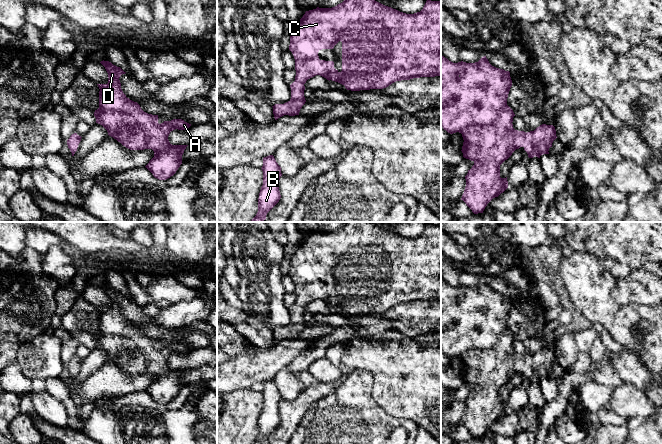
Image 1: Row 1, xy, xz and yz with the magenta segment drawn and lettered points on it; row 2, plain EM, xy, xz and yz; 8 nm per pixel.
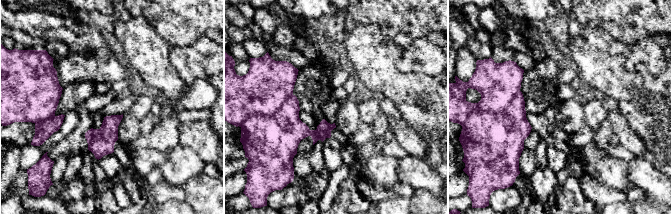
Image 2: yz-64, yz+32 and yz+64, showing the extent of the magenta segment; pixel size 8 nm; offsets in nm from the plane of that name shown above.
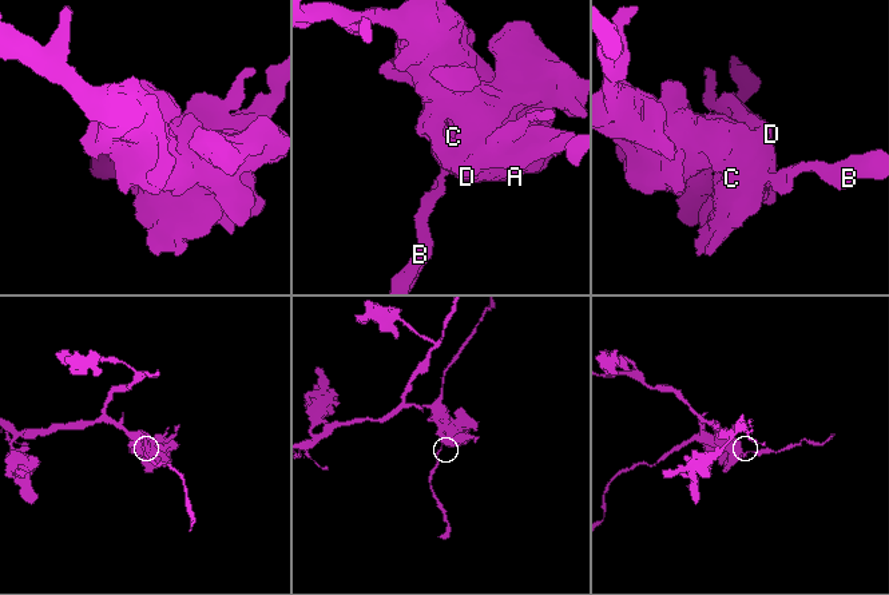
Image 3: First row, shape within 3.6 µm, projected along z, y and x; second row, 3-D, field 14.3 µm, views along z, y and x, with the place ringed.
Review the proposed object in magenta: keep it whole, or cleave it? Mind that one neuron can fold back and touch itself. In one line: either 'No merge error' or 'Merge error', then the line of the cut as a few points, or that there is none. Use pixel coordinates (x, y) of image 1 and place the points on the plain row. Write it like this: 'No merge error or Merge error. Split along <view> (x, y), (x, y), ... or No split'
No merge error. No split

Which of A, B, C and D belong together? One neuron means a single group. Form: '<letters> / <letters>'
A B C D

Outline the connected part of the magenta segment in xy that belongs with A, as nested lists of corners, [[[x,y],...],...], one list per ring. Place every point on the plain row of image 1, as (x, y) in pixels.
[[[103,284],[100,287],[105,291],[109,303],[107,308],[97,308],[100,315],[99,332],[94,336],[96,347],[102,349],[109,360],[130,374],[152,373],[154,381],[145,391],[159,404],[170,402],[182,388],[182,379],[188,369],[172,369],[168,360],[175,353],[187,354],[191,348],[182,343],[173,343],[159,348],[158,339],[144,336],[137,326],[130,324],[123,317],[119,302],[126,296],[109,285]]]

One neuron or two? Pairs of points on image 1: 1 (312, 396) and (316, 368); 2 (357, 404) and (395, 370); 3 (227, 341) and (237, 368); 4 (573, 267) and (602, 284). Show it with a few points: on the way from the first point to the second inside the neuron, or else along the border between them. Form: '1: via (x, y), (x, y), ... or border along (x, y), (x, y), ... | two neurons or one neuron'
1: border along (318, 381), (335, 384) | two neurons
2: border along (362, 370), (371, 374), (372, 398), (385, 411) | two neurons
3: border along (245, 352), (235, 357) | two neurons
4: via (580, 274), (590, 284), (595, 284) | one neuron

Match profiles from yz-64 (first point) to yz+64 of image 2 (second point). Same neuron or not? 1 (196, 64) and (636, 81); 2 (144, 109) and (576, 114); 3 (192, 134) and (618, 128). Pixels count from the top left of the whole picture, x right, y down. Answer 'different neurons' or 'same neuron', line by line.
1: different neurons
2: different neurons
3: same neuron

